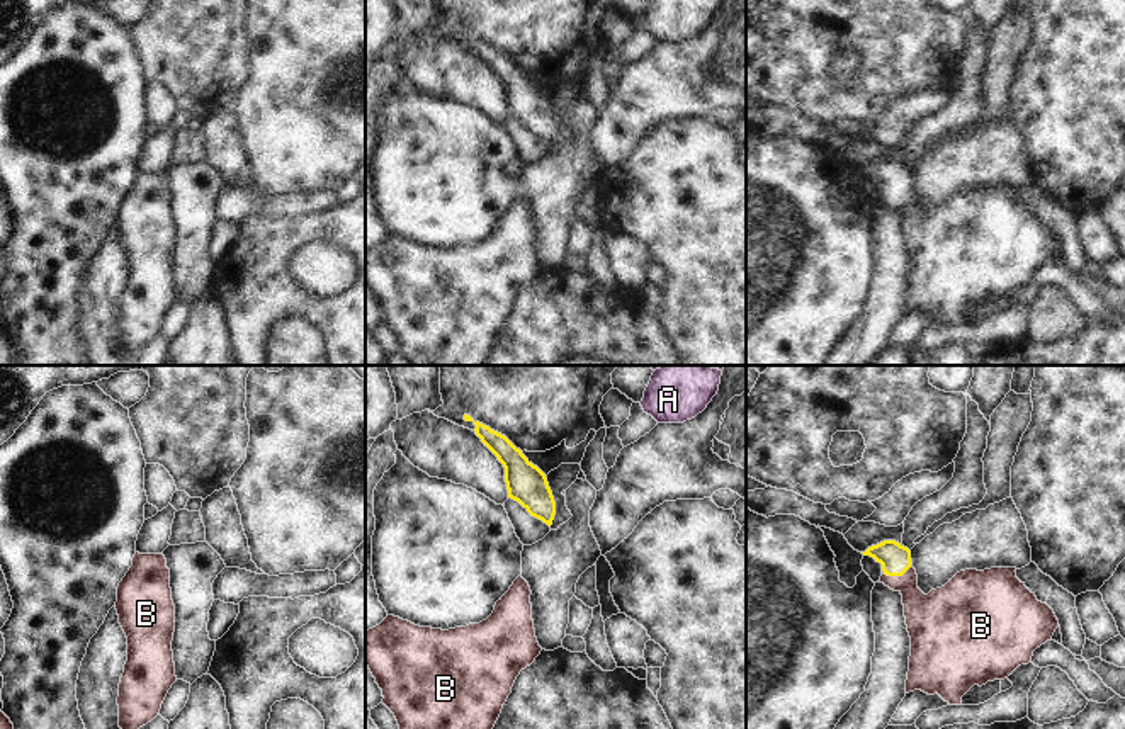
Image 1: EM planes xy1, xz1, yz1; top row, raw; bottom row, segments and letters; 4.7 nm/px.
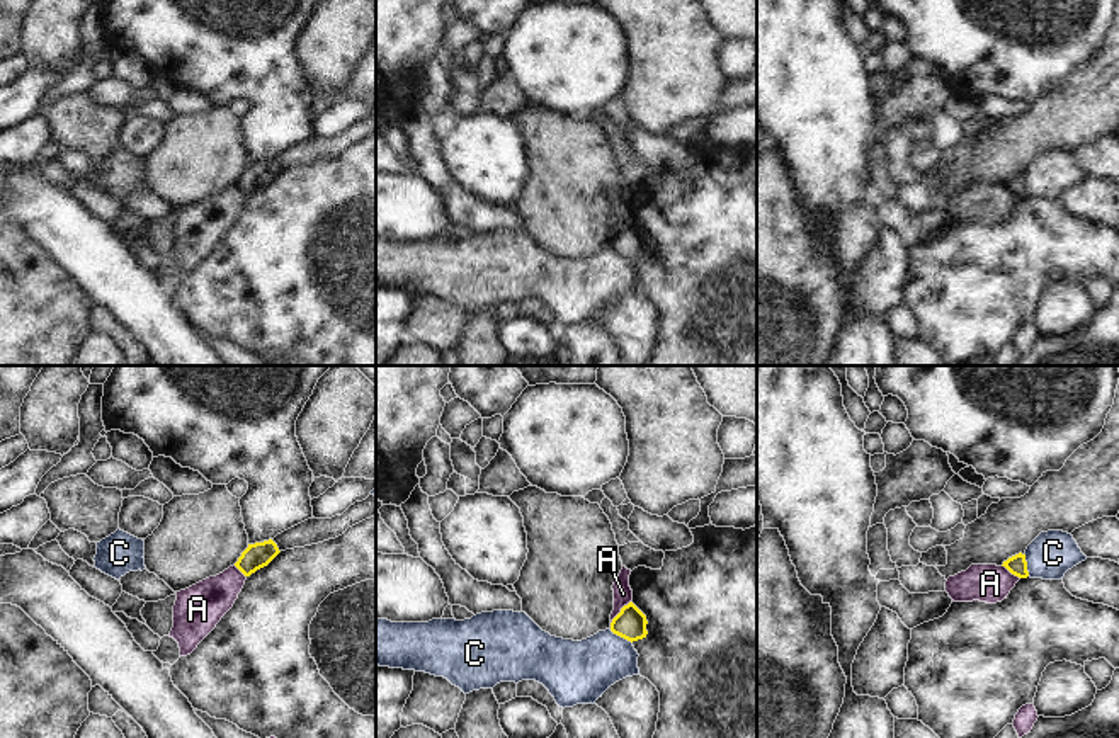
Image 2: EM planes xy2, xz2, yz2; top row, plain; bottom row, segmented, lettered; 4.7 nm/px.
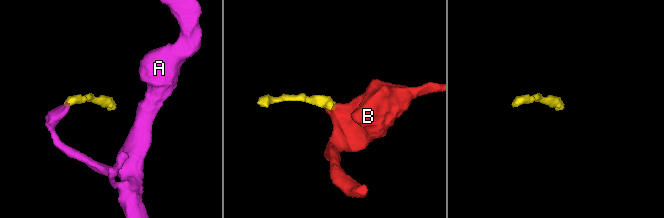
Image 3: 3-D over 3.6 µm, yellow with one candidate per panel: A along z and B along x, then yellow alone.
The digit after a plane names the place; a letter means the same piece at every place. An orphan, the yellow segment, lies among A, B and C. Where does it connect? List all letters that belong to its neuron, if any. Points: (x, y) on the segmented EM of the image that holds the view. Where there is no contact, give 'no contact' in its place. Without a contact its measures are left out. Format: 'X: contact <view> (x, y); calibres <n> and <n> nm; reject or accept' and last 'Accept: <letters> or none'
A: contact xz2 (621, 611); calibres 150 and 90 nm; reject
B: contact yz1 (899, 575); calibres 140 and 220 nm; accept
C: contact xz2 (621, 636); calibres 150 and 280 nm; reject
Accept: B

